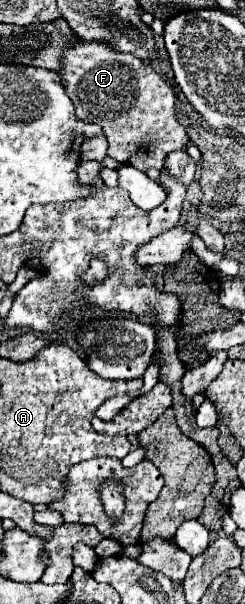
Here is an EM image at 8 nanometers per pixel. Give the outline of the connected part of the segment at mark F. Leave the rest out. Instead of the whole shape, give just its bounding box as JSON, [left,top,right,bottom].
[61,42,189,170]

